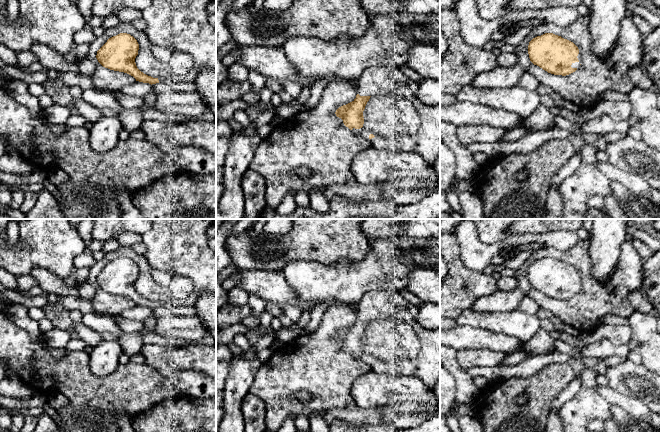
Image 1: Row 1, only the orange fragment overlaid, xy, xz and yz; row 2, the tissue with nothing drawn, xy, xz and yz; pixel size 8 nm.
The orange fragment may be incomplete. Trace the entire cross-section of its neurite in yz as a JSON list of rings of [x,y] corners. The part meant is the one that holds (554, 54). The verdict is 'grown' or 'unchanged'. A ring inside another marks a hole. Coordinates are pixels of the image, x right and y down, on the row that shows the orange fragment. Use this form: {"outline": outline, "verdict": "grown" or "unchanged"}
{"outline": [[[553,33],[533,38],[528,45],[530,61],[554,75],[566,76],[581,64],[580,49],[571,41]]], "verdict": "grown"}

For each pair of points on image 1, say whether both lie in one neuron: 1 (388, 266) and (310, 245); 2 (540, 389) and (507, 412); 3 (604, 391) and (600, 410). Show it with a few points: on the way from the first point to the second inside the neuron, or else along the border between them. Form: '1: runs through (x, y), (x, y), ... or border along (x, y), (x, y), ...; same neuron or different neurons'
1: border along (370, 246), (362, 260), (340, 262); different neurons
2: runs through (536, 398), (524, 410), (516, 412); same neuron
3: border along (598, 385), (598, 393), (612, 407); different neurons

